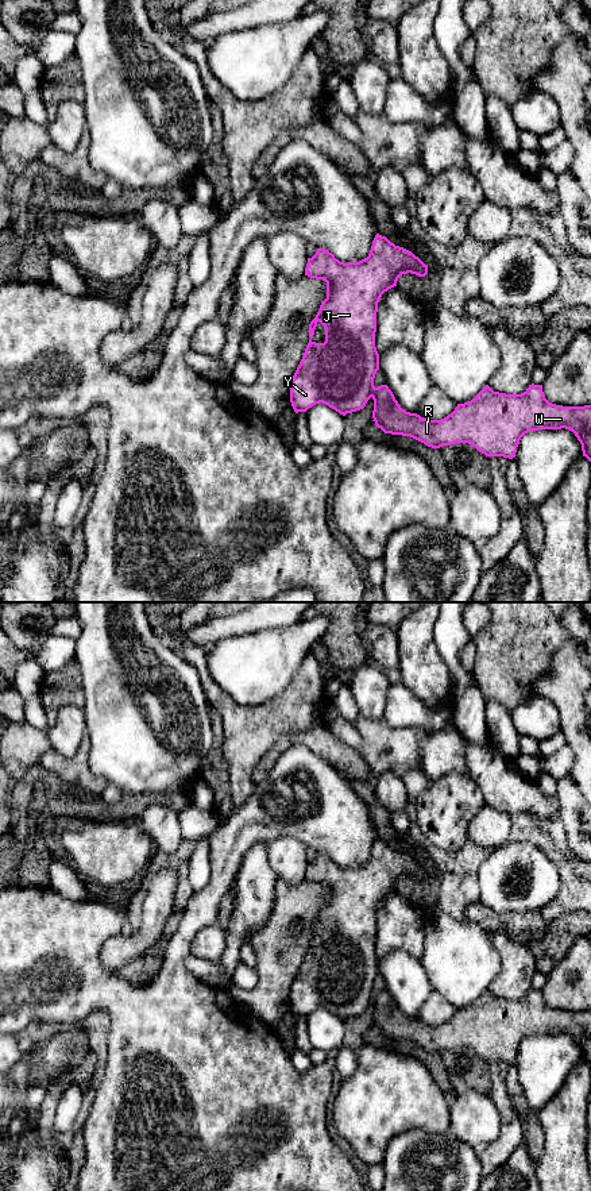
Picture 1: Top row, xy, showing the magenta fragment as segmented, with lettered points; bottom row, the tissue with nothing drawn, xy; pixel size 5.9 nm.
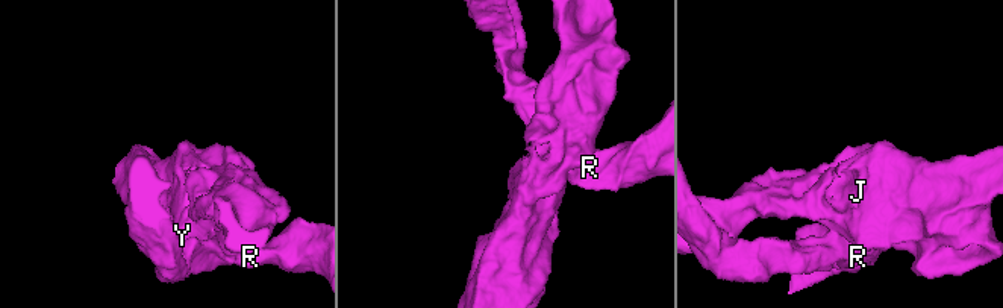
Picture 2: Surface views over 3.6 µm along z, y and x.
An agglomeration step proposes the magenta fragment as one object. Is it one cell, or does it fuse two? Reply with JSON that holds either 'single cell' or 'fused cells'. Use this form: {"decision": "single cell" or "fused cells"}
{"decision": "fused cells"}

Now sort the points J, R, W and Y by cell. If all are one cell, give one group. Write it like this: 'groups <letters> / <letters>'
groups J Y / R W

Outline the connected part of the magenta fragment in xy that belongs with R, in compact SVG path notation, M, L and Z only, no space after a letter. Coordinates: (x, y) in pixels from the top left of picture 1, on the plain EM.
M387 990L374 994L372 1026L385 1038L410 1041L428 1052L440 1053L455 1048L472 1049L486 1061L513 1064L521 1042L538 1034L569 1034L582 1049L583 1061L591 1067L591 1010L563 1011L549 1007L542 990L529 990L521 999L494 997L486 990L475 1003L457 1009L455 1015L441 1025L426 1025L417 1018L406 1017L395 1005Z

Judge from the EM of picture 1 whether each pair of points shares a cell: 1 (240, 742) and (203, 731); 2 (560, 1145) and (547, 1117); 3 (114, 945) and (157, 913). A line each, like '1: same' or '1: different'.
1: different
2: same
3: same

